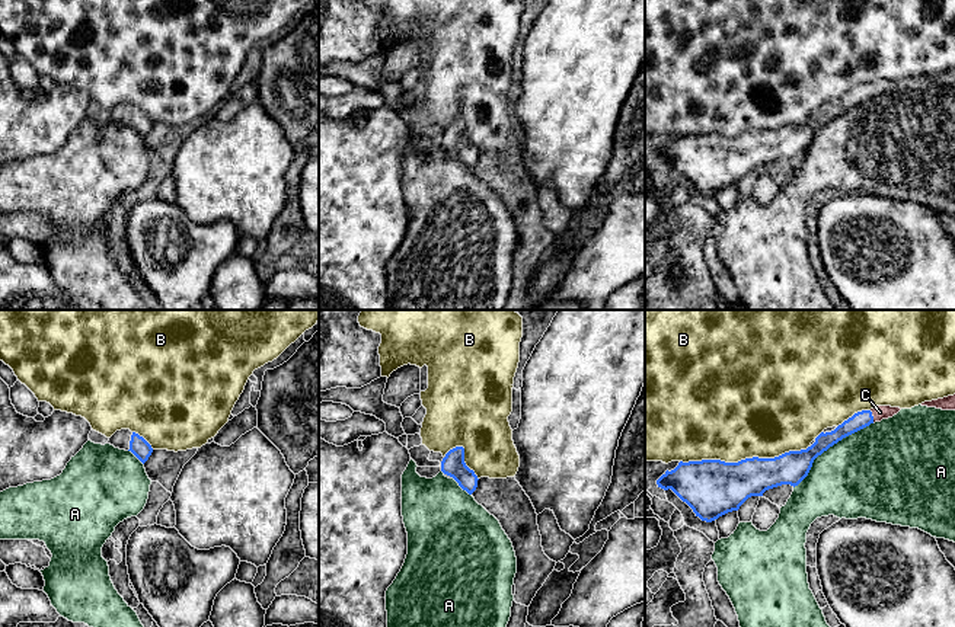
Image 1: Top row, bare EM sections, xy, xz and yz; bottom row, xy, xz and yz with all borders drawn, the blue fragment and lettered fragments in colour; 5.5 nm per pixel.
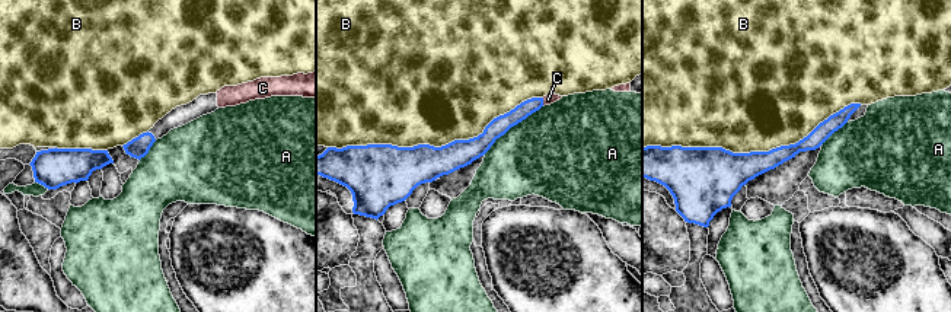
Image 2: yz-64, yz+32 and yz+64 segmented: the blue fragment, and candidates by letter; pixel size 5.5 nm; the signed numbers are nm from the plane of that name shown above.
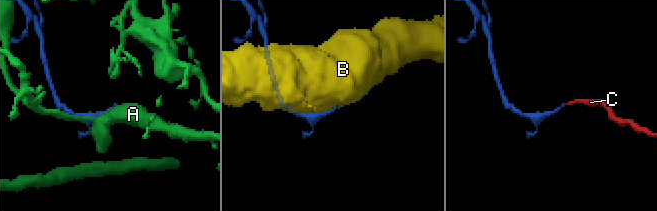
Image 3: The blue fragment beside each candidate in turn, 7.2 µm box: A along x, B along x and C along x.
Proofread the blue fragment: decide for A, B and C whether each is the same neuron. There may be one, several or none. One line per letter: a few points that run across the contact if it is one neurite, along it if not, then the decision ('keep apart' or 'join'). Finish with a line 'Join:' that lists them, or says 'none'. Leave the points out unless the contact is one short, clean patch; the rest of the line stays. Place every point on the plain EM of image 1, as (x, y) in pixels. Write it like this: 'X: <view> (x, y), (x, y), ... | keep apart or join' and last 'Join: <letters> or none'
A: keep apart
B: keep apart
C: yz (861, 93), (872, 90), (880, 86) | join
Join: C

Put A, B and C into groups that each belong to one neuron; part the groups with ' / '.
A / B / C

